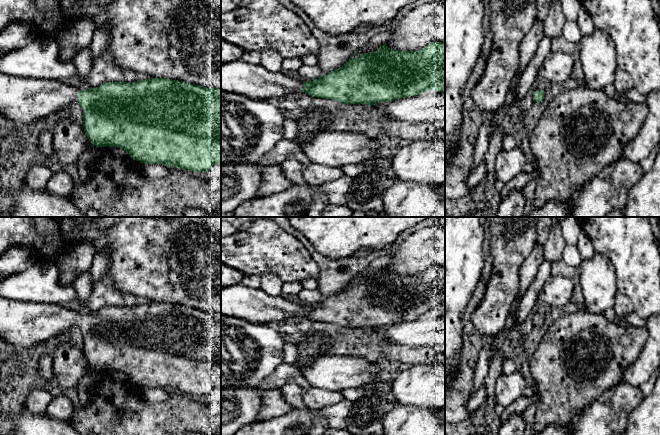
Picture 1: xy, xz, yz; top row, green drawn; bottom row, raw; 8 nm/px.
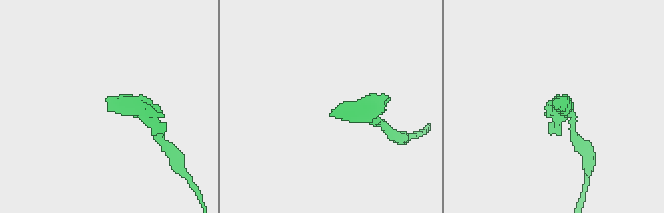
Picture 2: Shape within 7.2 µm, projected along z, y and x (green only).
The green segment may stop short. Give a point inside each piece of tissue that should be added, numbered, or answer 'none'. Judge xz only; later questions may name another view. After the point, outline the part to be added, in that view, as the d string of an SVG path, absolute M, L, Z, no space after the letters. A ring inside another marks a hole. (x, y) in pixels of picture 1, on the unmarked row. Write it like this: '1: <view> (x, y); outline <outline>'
1: xz (253, 305); outline M234 284L221 288L221 315L230 315L250 323L265 324L279 322L295 316L302 316L303 306L292 303L280 296L272 296L261 289Z

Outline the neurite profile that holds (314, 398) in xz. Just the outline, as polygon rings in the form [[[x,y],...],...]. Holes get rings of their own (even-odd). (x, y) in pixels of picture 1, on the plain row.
[[[311,387],[301,389],[302,401],[308,409],[318,410],[344,399],[341,392]]]

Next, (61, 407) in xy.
[[[61,394],[59,396],[53,396],[47,407],[46,414],[59,421],[70,423],[73,411],[74,403],[72,400],[67,396],[67,394]]]

